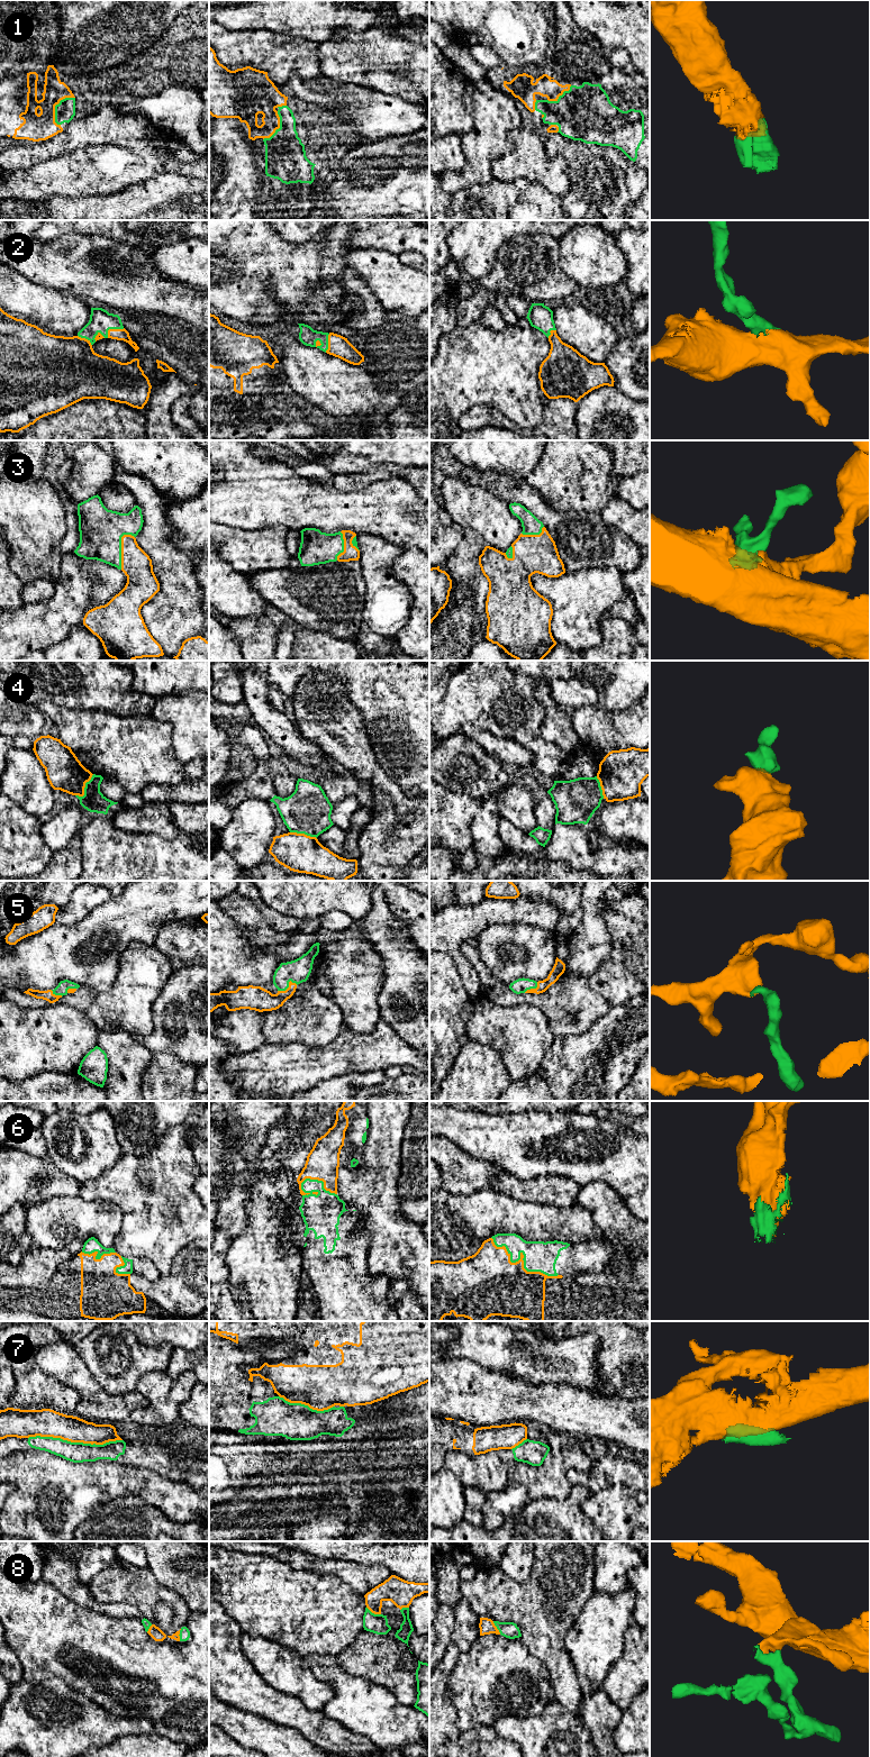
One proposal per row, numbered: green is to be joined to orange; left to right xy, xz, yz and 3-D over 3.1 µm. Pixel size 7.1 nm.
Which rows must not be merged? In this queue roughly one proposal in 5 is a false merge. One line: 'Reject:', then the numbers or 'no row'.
Reject: 4

